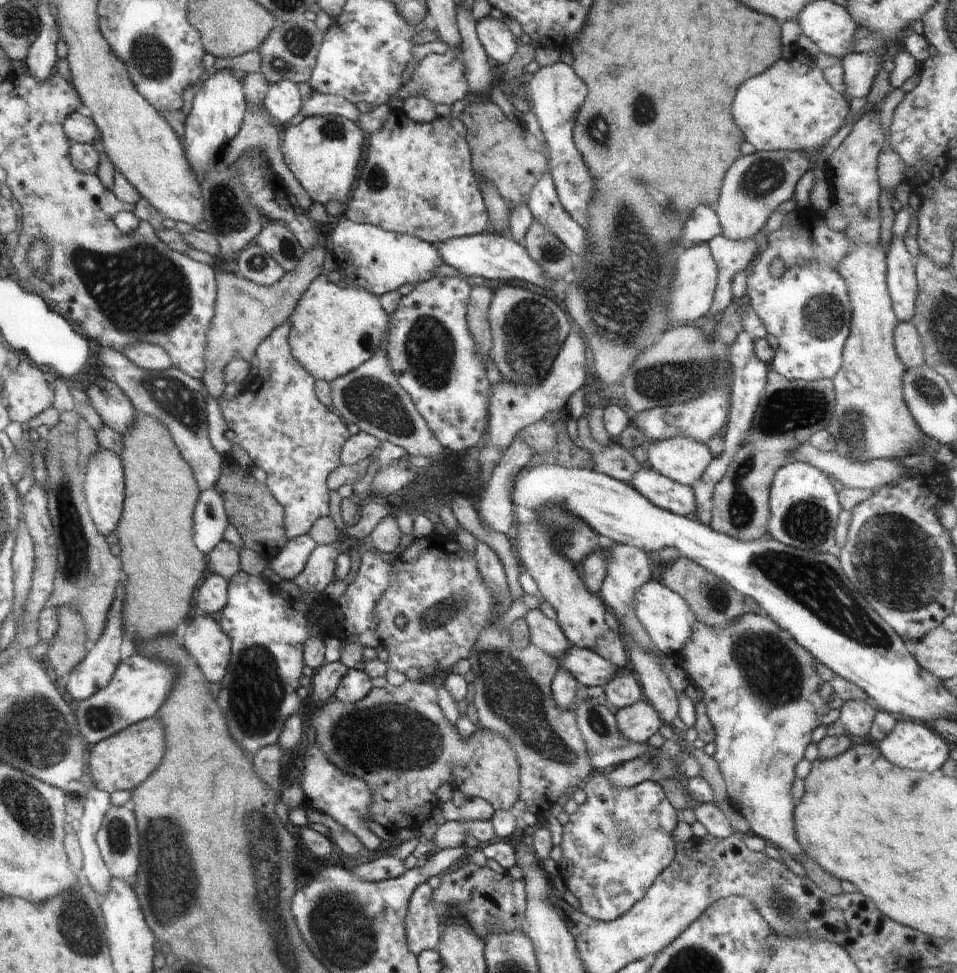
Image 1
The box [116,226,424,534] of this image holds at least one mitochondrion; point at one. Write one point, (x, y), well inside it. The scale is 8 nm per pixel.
(369, 399)

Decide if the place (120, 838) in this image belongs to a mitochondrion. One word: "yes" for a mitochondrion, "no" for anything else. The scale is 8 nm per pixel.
yes

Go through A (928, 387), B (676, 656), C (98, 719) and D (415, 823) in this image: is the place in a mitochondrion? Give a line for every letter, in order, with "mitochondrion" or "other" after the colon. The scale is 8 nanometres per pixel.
A: mitochondrion
B: other
C: mitochondrion
D: other

